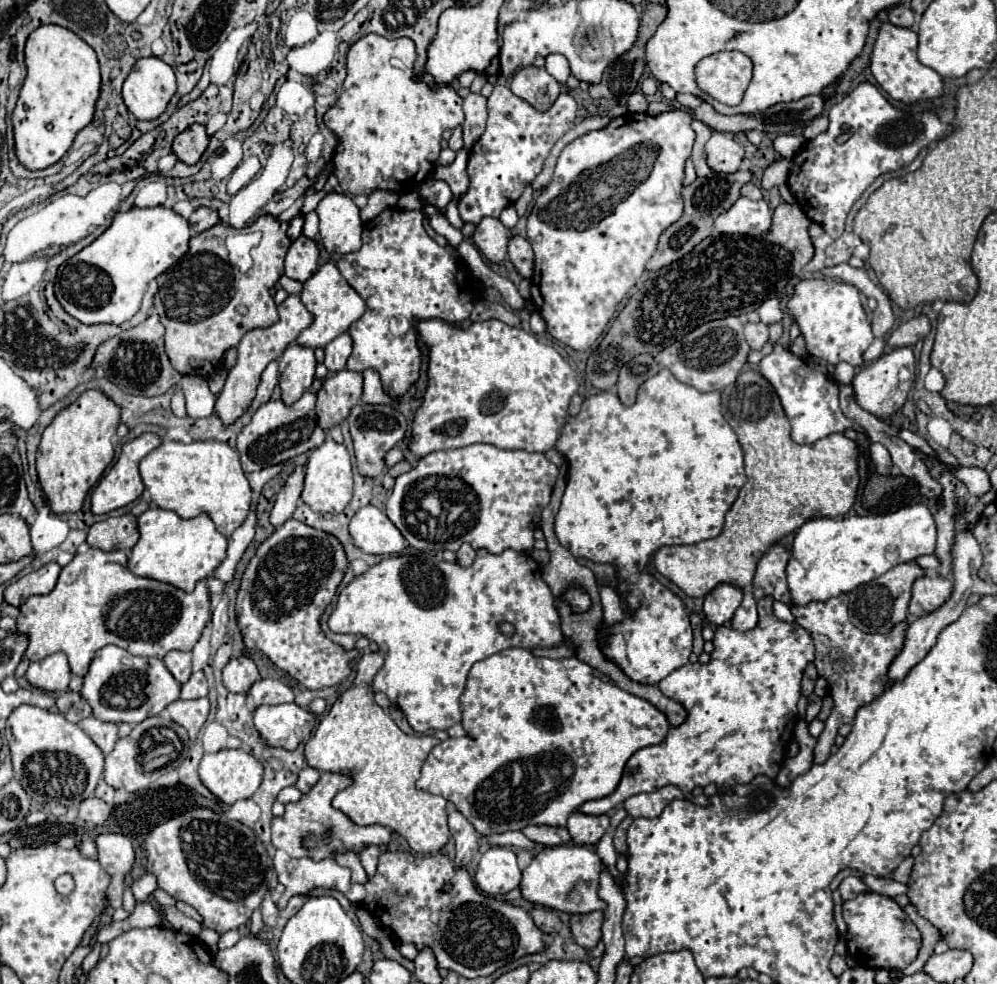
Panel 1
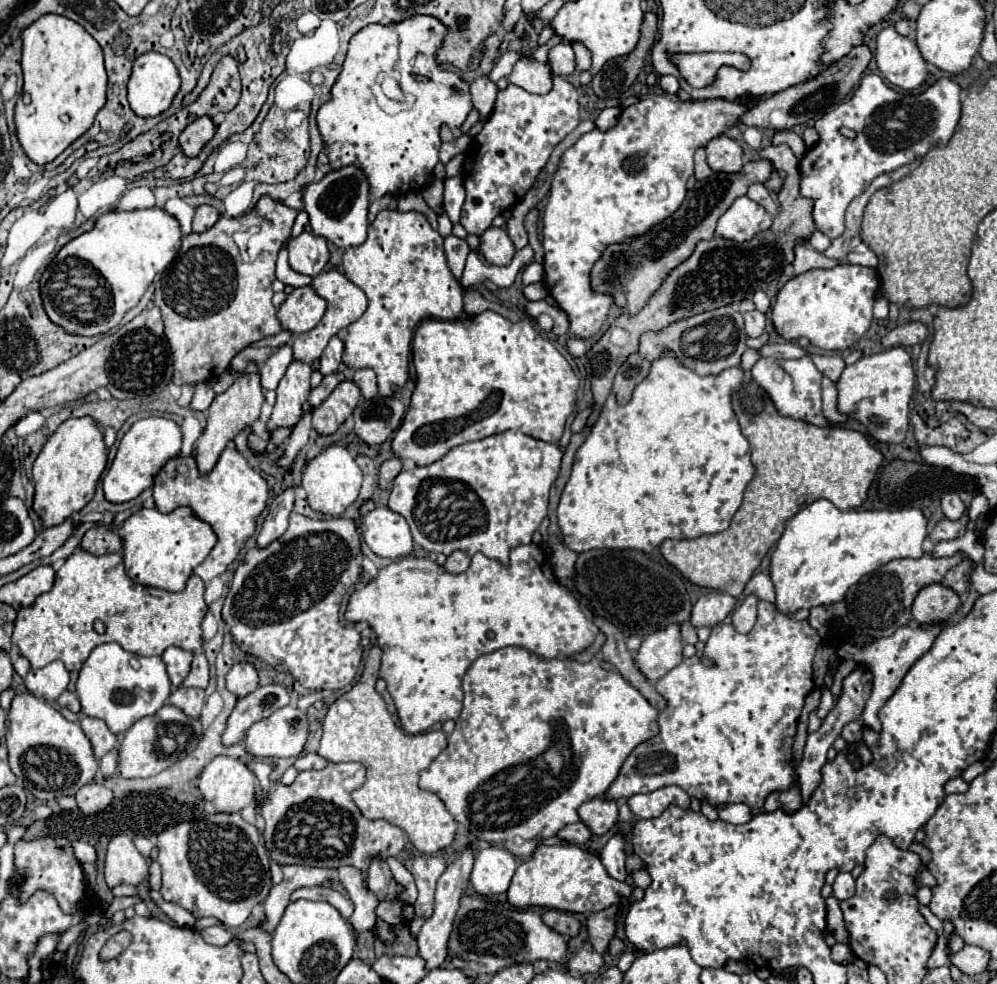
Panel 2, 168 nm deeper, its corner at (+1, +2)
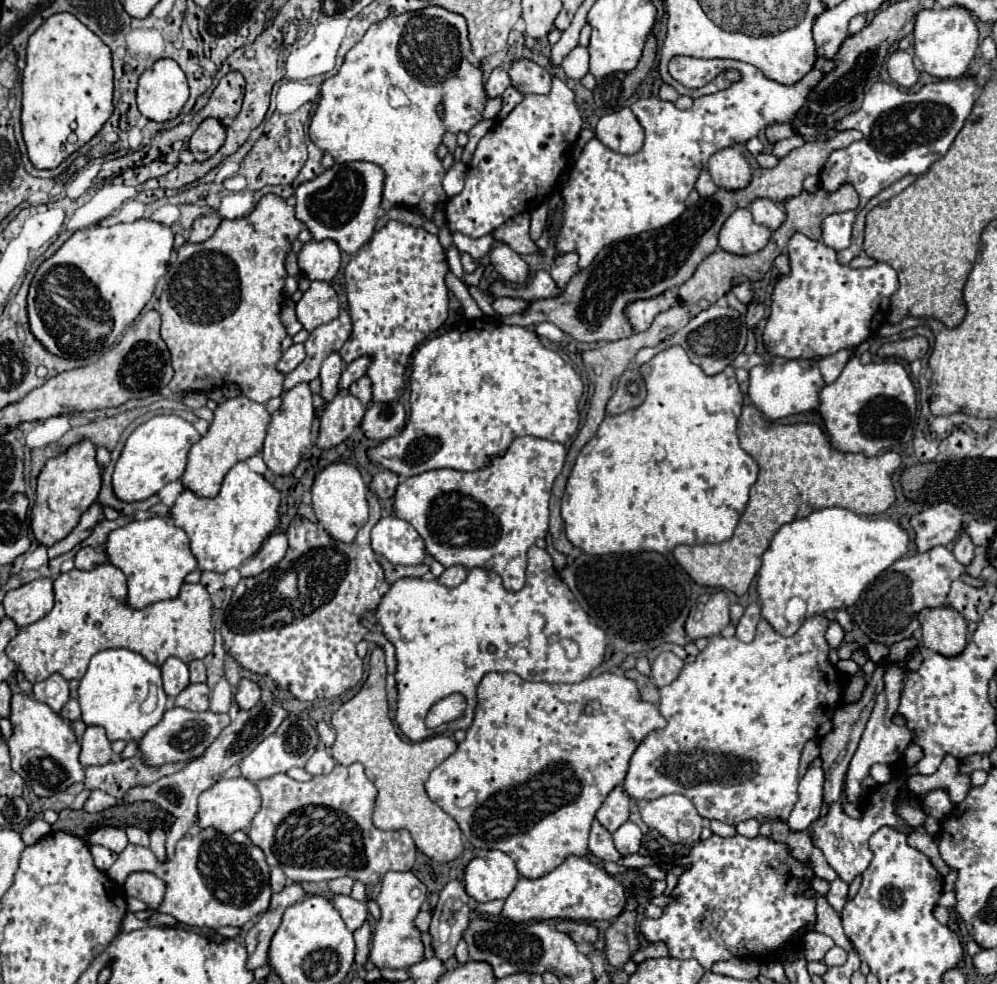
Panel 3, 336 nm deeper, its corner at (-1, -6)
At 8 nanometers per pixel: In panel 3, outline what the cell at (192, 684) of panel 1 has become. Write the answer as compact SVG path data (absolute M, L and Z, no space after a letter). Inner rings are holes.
M191 661L189 663L189 671L191 671L191 683L205 683L207 681L207 673L205 673L205 663L203 661Z

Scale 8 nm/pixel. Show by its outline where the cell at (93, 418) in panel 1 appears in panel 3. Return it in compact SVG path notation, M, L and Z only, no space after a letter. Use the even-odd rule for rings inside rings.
M89 439L73 443L65 453L45 463L37 479L37 499L31 509L31 529L45 547L67 537L79 523L81 515L97 501L101 489L101 467L95 459L97 447Z

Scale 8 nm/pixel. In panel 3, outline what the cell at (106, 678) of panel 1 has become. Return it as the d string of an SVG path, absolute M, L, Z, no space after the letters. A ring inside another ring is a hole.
M105 649L93 655L89 669L85 677L79 681L79 705L83 711L85 725L101 725L107 731L109 741L139 741L149 727L157 725L165 713L167 695L163 691L161 681L161 669L147 659L143 659L139 653L127 651L127 649ZM149 683L155 683L159 687L159 701L157 709L151 713L141 713L139 705L147 699Z

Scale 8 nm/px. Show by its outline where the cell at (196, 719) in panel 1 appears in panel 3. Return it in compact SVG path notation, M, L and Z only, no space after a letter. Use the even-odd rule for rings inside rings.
M205 683L189 685L189 687L185 687L185 691L181 691L181 695L177 695L175 705L189 709L189 711L207 711L207 707L209 707L207 695L209 695L209 689Z

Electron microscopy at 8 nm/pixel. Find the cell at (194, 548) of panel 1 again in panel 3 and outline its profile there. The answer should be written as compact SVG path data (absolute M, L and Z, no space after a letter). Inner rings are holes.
M151 517L145 521L131 521L121 529L111 531L107 539L109 561L127 577L127 603L135 609L147 607L155 601L175 599L185 577L197 569L197 559L191 553L189 539L183 529L175 527L165 517Z

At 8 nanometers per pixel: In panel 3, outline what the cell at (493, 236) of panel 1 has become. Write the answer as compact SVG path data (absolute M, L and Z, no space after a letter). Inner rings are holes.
M499 245L489 251L489 261L495 267L495 271L505 279L513 283L523 283L527 279L527 263L517 255L509 245Z

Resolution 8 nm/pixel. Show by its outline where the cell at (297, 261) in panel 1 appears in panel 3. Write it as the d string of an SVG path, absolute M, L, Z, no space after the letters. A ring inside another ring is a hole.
M309 241L297 255L301 273L309 281L331 281L341 265L341 251L333 241Z

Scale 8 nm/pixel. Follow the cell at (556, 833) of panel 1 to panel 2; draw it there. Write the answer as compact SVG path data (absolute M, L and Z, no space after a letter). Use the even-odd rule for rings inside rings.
M579 821L579 823L567 825L563 831L559 831L559 837L569 841L569 843L575 843L575 845L587 845L591 841L593 833L583 821Z

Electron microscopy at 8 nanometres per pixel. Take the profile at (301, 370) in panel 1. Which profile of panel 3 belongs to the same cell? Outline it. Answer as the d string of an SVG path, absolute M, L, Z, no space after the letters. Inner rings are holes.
M299 383L293 389L287 389L283 395L281 407L273 413L271 423L267 427L267 437L263 443L263 459L267 467L277 473L277 475L289 475L301 457L309 451L311 447L311 421L313 421L313 403L311 403L311 391L307 383Z

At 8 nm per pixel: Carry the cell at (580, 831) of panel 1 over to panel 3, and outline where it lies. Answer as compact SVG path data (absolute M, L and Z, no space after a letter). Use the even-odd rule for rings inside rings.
M617 785L603 805L599 807L595 819L609 831L615 833L627 819L629 819L629 797L623 793L623 787Z

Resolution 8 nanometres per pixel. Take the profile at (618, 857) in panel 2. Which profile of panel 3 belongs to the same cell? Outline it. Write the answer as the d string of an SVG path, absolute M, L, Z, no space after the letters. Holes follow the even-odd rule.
M627 821L613 833L613 841L615 841L615 849L623 857L625 855L633 855L641 847L641 829L635 823Z

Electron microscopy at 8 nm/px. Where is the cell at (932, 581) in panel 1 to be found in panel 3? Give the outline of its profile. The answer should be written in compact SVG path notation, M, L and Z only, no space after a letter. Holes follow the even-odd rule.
M933 607L919 613L923 645L941 655L959 655L967 643L967 621L953 607Z

